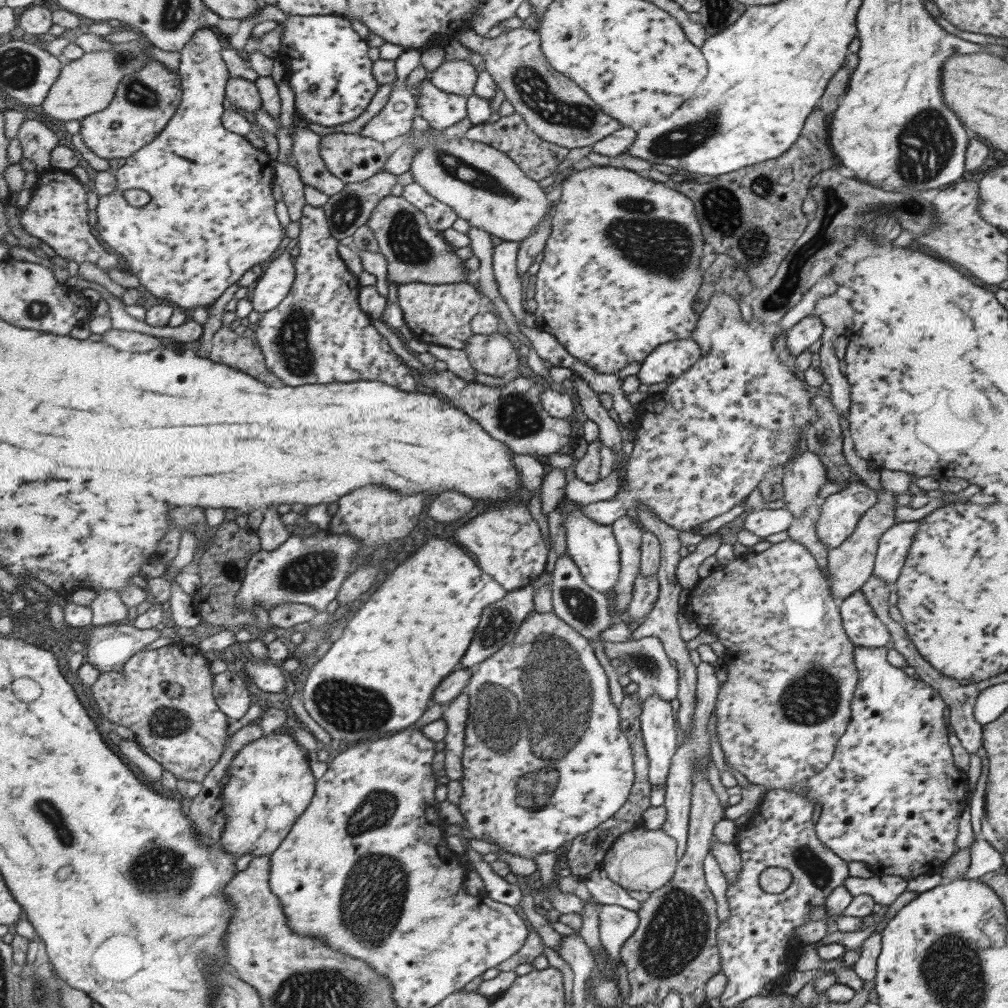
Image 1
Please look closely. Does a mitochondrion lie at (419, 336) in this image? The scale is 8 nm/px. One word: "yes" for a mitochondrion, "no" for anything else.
no

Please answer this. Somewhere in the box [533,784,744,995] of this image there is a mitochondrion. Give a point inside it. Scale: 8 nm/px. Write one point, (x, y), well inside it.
(679, 928)

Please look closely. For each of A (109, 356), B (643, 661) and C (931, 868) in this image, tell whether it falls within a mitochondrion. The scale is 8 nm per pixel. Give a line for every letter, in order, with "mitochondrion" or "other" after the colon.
A: other
B: mitochondrion
C: other

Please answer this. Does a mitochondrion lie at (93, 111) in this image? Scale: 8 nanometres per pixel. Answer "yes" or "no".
no

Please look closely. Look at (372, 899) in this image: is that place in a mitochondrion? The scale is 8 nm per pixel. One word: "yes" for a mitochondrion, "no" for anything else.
yes

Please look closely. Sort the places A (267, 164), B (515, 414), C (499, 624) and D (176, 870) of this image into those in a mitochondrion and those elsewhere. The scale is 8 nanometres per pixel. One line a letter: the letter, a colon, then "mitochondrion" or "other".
A: other
B: mitochondrion
C: mitochondrion
D: mitochondrion

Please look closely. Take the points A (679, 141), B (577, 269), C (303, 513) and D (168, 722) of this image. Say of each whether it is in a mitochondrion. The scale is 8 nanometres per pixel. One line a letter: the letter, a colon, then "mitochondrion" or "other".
A: mitochondrion
B: other
C: other
D: mitochondrion

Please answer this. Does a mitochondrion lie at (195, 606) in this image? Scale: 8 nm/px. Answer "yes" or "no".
no

